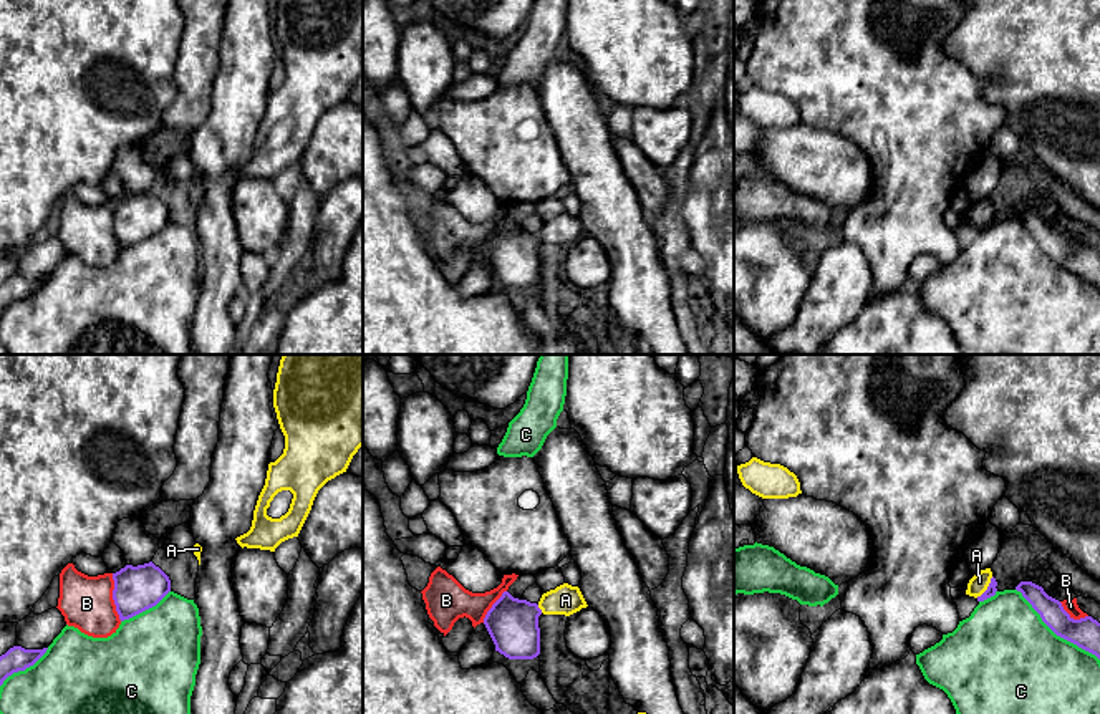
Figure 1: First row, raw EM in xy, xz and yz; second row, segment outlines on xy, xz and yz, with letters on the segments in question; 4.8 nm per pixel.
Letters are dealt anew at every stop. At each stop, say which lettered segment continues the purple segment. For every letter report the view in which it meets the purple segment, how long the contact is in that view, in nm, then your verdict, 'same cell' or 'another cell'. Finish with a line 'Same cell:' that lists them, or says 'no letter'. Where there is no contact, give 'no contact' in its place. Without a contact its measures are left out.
A: yz | 130 nm | same cell
B: xy | 240 nm | another cell
C: yz | 550 nm | another cell
Same cell: A

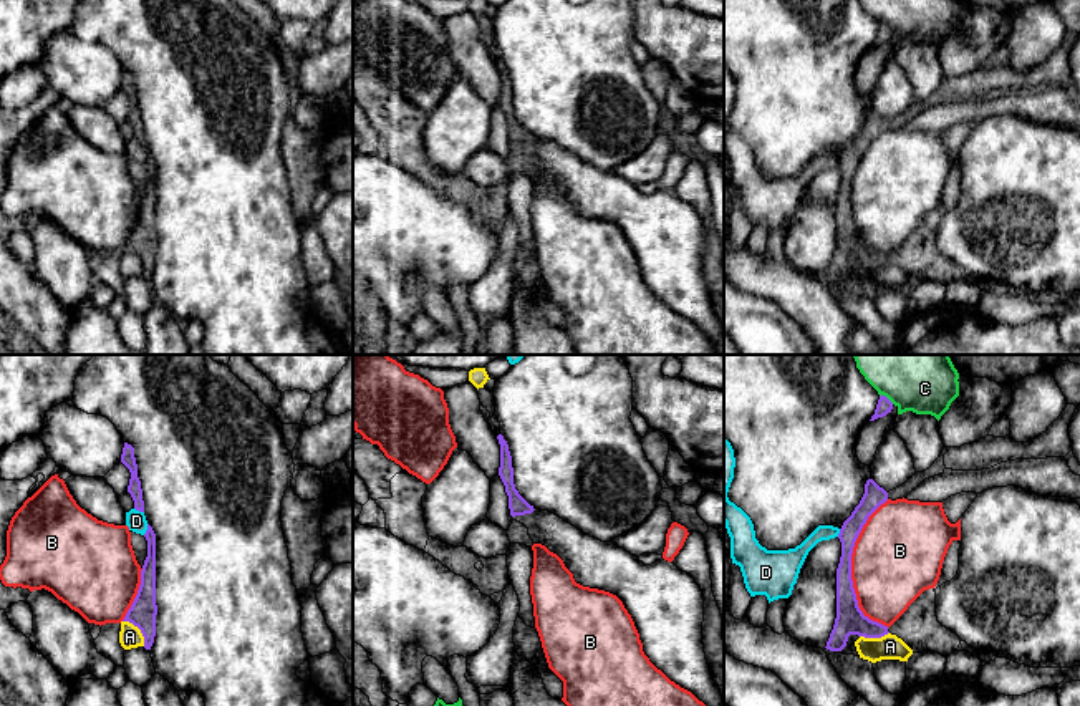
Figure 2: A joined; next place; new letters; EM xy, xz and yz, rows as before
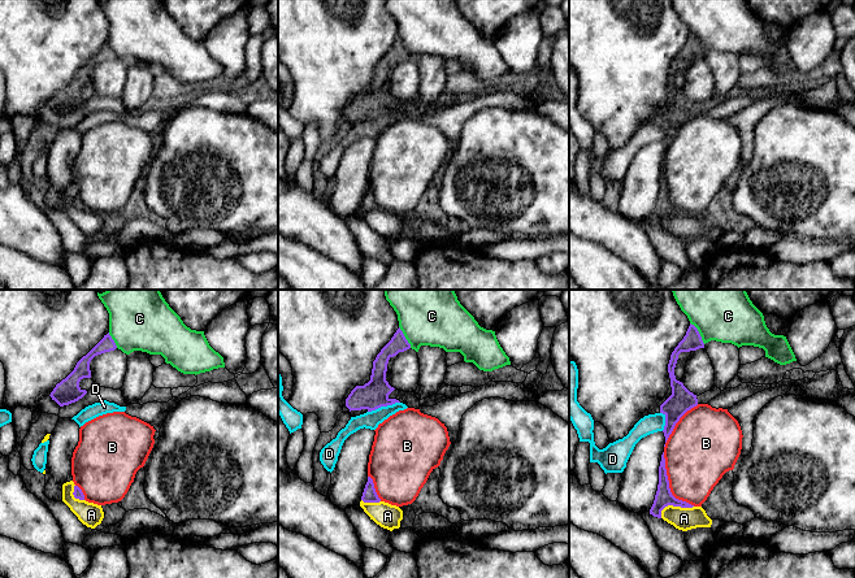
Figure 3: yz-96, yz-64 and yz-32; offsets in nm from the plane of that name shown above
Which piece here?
A: xy | 170 nm | another cell
B: yz | 600 nm | another cell
C: yz | 80 nm | another cell
D: xy | 60 nm | another cell
Same cell: no letter

